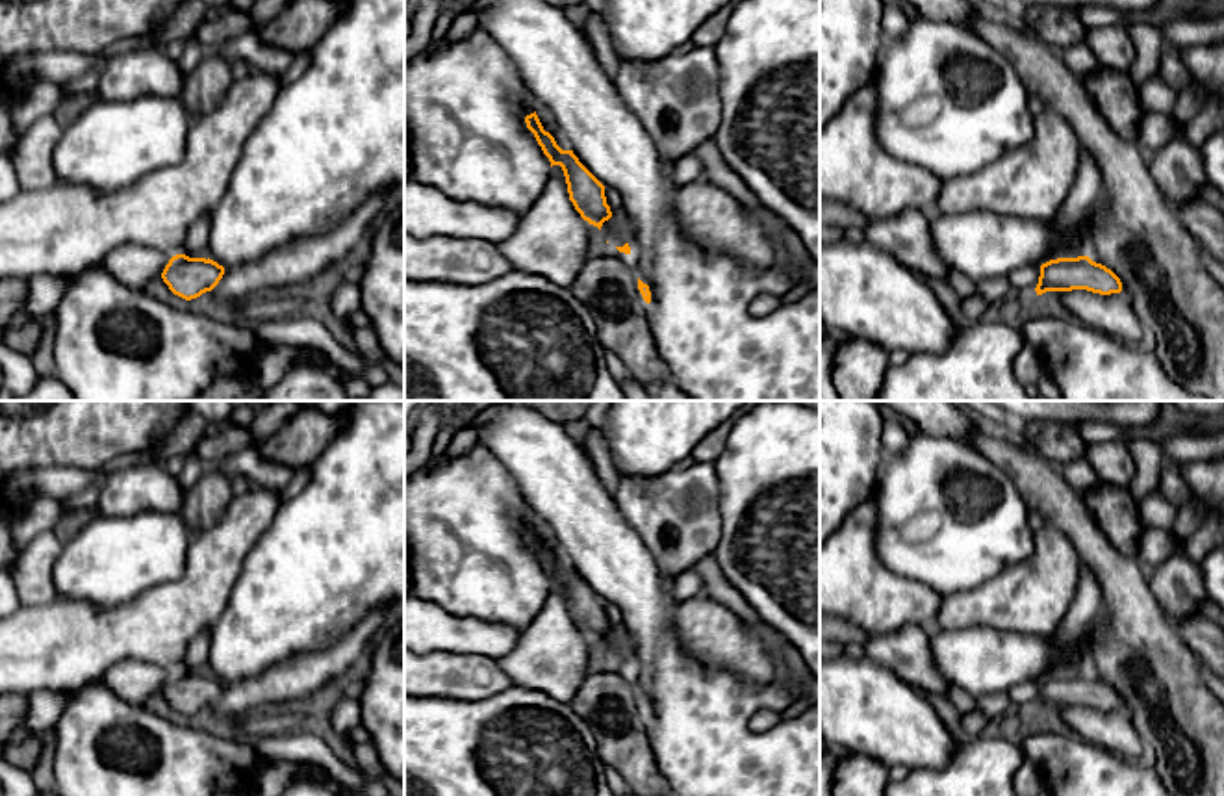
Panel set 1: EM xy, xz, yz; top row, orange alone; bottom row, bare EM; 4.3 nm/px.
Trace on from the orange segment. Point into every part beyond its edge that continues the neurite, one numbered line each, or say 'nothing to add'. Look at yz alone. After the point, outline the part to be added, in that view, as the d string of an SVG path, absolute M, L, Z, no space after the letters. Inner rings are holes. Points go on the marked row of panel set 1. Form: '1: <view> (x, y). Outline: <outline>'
nothing to add

